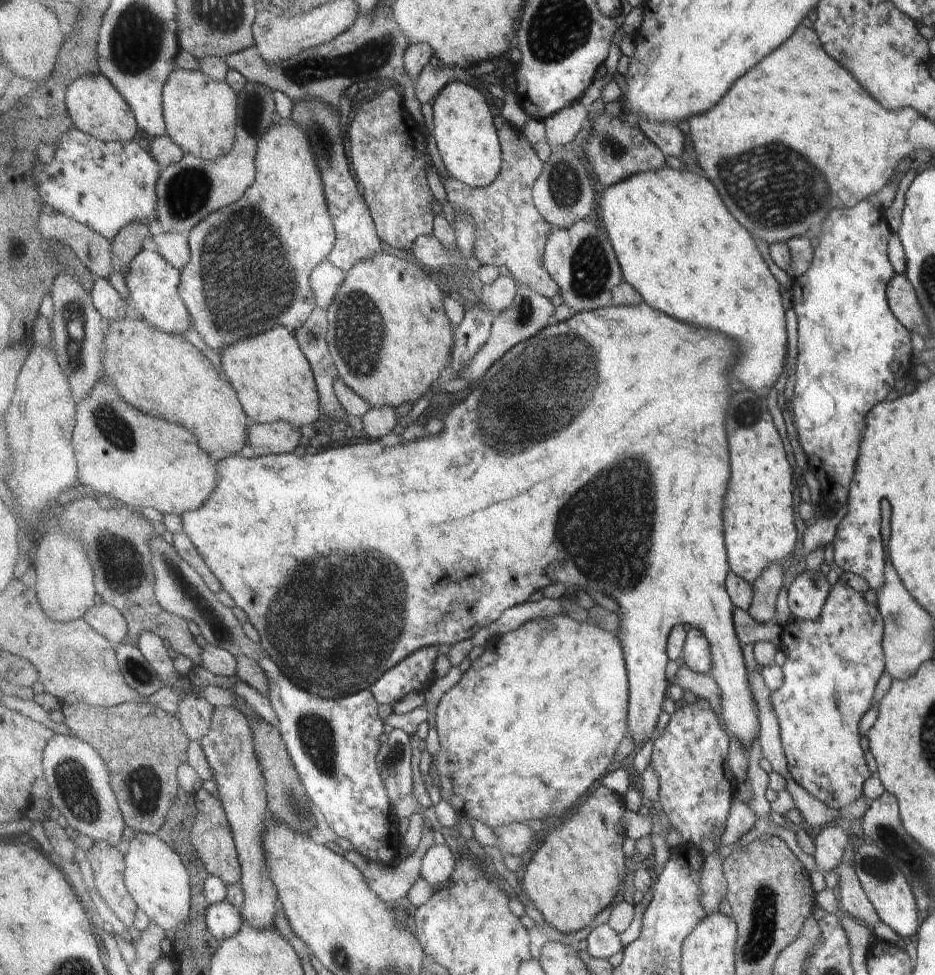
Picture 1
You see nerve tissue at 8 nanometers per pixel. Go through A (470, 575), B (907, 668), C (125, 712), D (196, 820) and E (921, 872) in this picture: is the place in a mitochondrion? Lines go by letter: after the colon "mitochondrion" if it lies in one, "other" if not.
A: other
B: other
C: other
D: other
E: mitochondrion

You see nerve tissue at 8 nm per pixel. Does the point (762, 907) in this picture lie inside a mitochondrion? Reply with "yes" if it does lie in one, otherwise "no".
yes

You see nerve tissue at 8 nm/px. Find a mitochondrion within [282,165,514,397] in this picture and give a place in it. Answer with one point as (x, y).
(360, 331)

